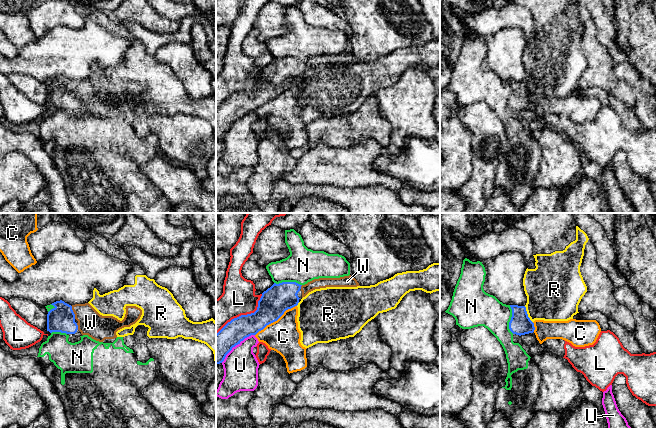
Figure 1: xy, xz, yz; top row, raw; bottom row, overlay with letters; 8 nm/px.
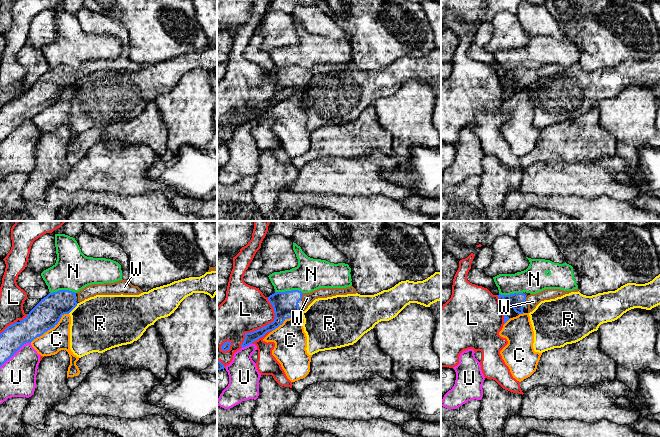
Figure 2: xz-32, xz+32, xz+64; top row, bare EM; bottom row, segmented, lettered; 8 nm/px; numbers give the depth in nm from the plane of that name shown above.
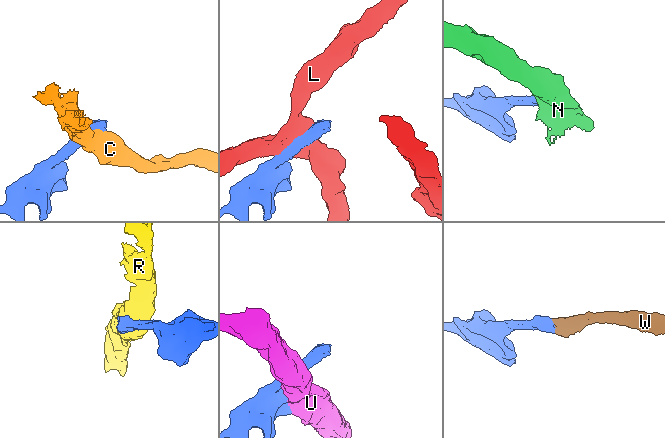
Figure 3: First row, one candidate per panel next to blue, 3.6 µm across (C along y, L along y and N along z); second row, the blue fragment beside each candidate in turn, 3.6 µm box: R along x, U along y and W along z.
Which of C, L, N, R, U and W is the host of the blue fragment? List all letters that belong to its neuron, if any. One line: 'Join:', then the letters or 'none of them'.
Join: W

